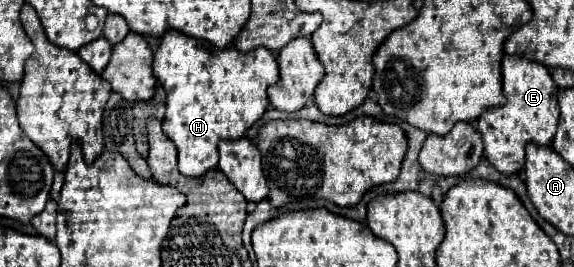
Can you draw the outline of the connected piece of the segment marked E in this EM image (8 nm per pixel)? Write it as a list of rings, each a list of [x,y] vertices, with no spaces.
[[[522,56],[502,58],[504,80],[504,106],[488,108],[476,120],[476,130],[484,142],[484,156],[502,174],[514,174],[524,168],[524,146],[528,142],[550,144],[558,126],[558,88],[550,80],[550,70],[534,60]]]

